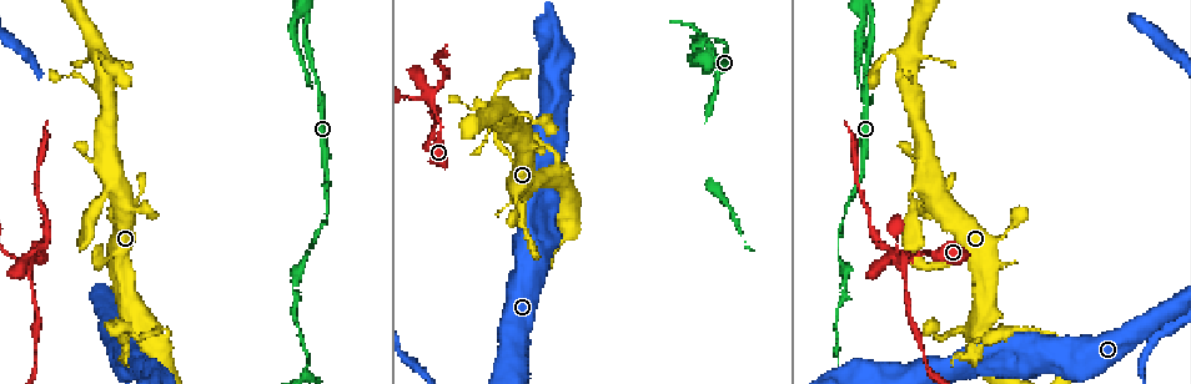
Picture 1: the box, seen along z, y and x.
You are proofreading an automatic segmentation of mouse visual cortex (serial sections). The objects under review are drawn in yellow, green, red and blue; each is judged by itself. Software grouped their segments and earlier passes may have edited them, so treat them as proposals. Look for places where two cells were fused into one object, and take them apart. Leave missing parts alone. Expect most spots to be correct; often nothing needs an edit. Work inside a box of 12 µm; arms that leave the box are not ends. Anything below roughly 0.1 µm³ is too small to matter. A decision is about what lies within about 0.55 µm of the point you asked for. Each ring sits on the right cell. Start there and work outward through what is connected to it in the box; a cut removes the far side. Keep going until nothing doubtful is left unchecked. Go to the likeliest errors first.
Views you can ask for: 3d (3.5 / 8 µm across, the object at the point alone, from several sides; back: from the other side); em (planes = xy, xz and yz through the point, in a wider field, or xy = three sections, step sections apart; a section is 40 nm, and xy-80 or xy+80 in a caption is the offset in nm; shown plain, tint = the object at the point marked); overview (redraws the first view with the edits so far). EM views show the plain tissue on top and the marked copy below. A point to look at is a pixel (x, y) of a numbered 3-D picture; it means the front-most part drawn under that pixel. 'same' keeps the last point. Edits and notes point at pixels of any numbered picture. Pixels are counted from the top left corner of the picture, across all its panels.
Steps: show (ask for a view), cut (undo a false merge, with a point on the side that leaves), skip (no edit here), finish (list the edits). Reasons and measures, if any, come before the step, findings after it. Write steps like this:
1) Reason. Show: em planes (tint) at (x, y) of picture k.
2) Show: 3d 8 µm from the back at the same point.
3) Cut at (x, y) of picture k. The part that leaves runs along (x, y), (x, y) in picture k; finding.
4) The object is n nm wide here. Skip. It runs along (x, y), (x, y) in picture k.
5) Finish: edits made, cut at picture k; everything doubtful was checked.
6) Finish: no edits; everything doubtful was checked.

Three-way junction. Show: 3d 3.5 µm at (307, 361) of picture 1.

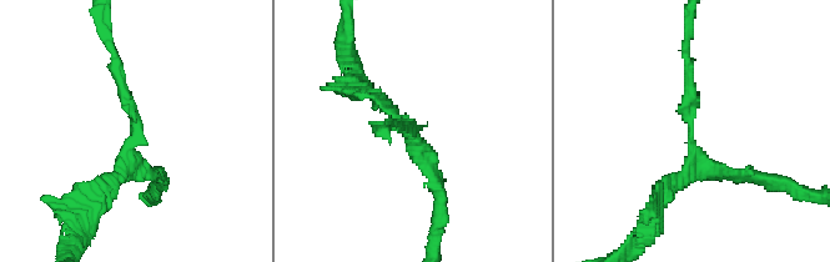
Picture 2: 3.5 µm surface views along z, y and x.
3 arms meet here; the arms are 150, 200, 200 nm wide. Show: em xy step 2 (tint) at (414, 125) of picture 2.

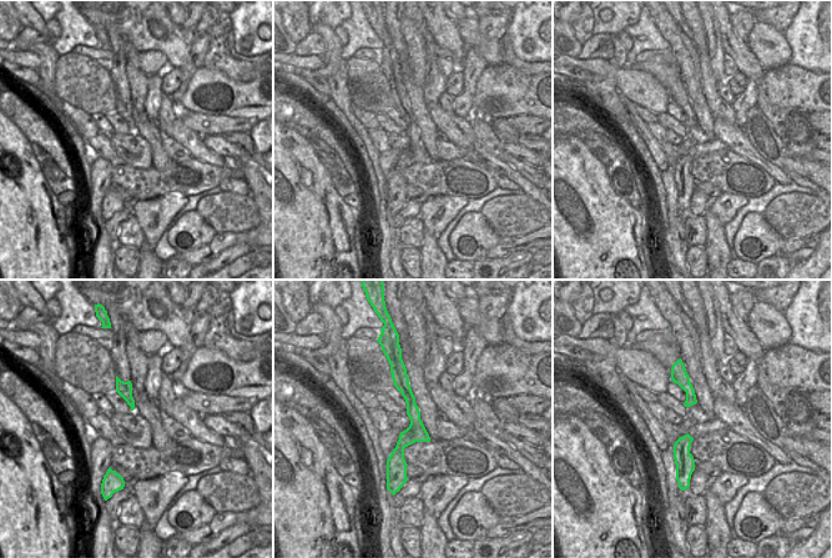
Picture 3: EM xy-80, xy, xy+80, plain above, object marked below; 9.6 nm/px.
Skip. It runs along (685, 51), (692, 147), (743, 174) in picture 2; one cell here.

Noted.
Sharp bend. Show: 3d 3.5 µm at (304, 14) of picture 1.

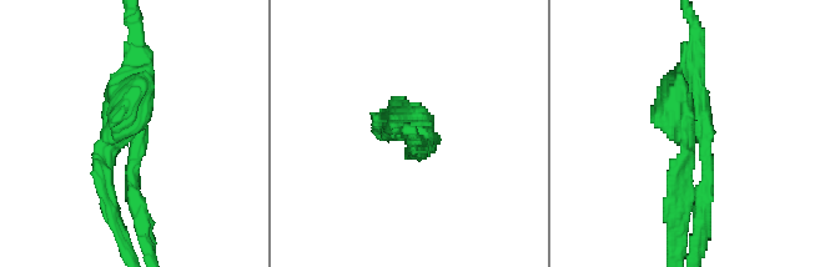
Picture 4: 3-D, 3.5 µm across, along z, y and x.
Show: em xy step 3 (tint) at (135, 138) of picture 4.

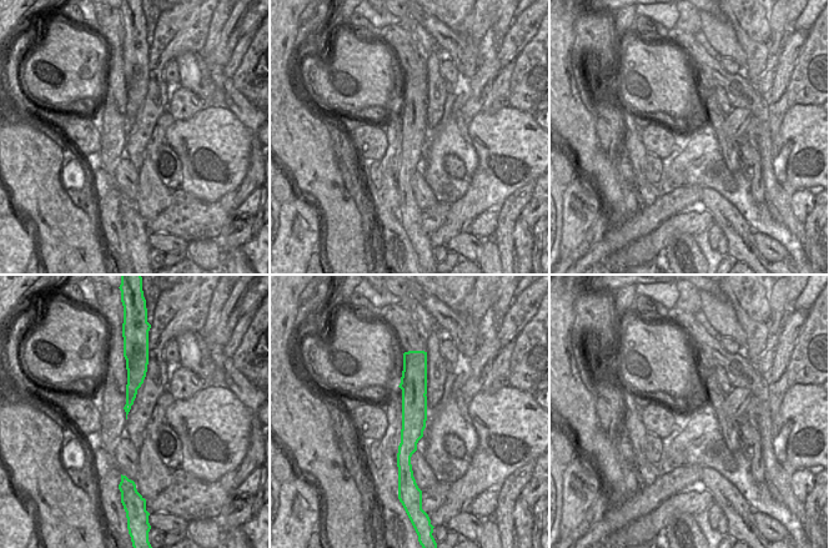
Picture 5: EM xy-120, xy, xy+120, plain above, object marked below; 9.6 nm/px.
Cut at (687, 172) of picture 4. The part that leaves runs along (694, 130), (688, 130), (674, 233) in picture 4; a second cell is stuck on.

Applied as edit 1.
Show: overview.

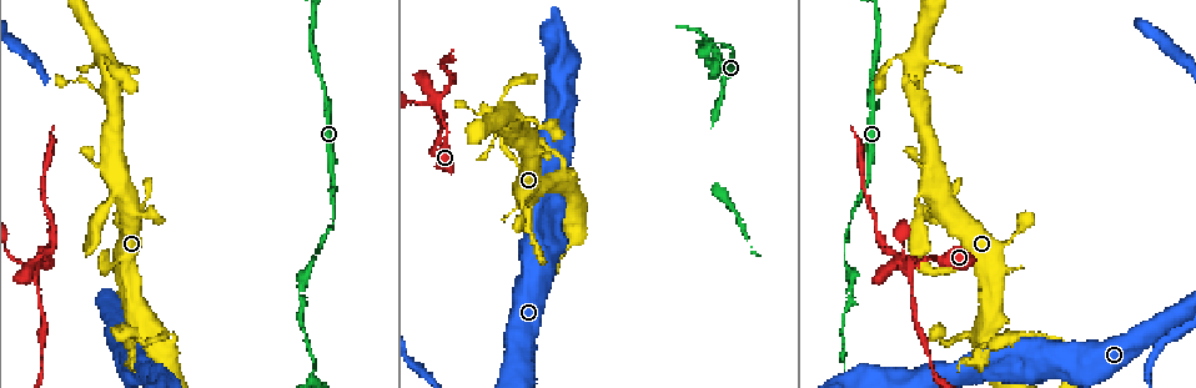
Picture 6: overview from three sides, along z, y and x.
Sharp bend. Show: 3d 3.5 µm from the back at (908, 265) of picture 6.

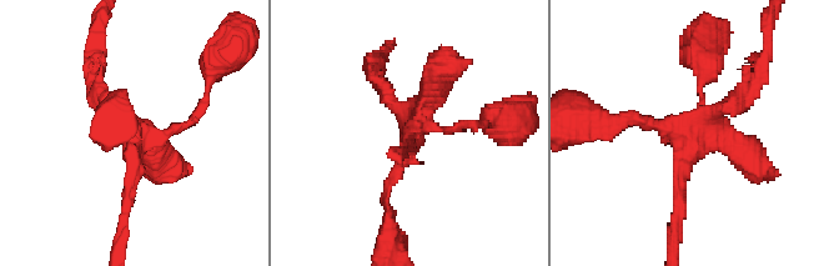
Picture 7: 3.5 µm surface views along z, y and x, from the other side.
Shape alone is not enough. Show: em planes (tint) at (416, 131) of picture 7.

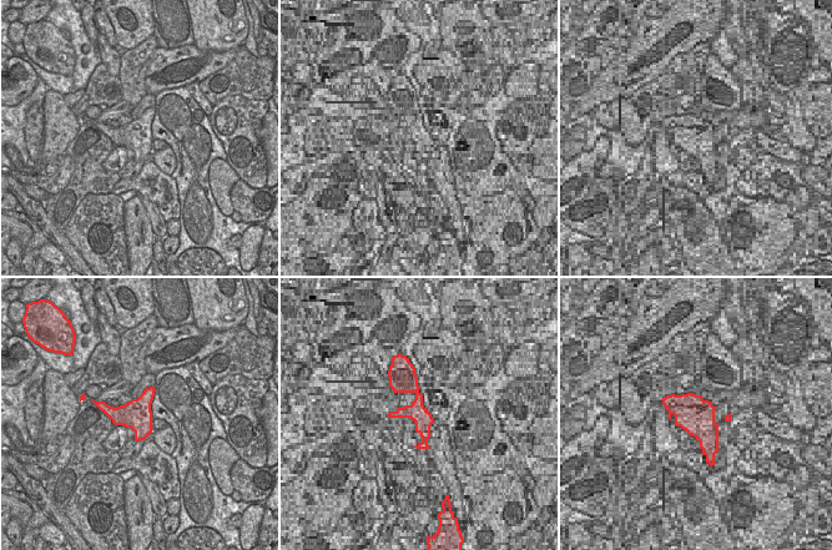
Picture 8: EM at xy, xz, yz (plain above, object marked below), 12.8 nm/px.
Cut it another way. Show: em xy step 3 (tint) at the same point.

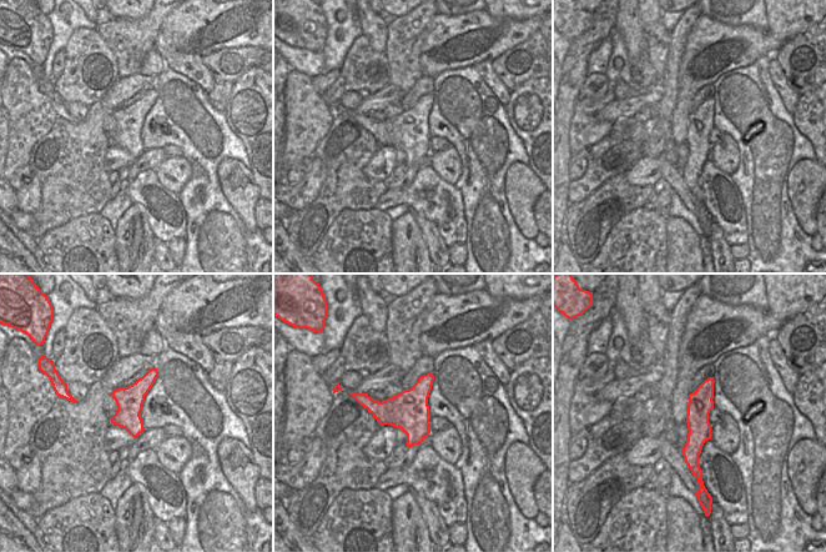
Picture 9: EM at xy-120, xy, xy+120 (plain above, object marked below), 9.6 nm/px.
Skip. It runs along (710, 381), (698, 409), (695, 466) in picture 9; continuous, no second cell.

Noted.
Finish: edits made, cut at picture 4; everything doubtful was checked.

